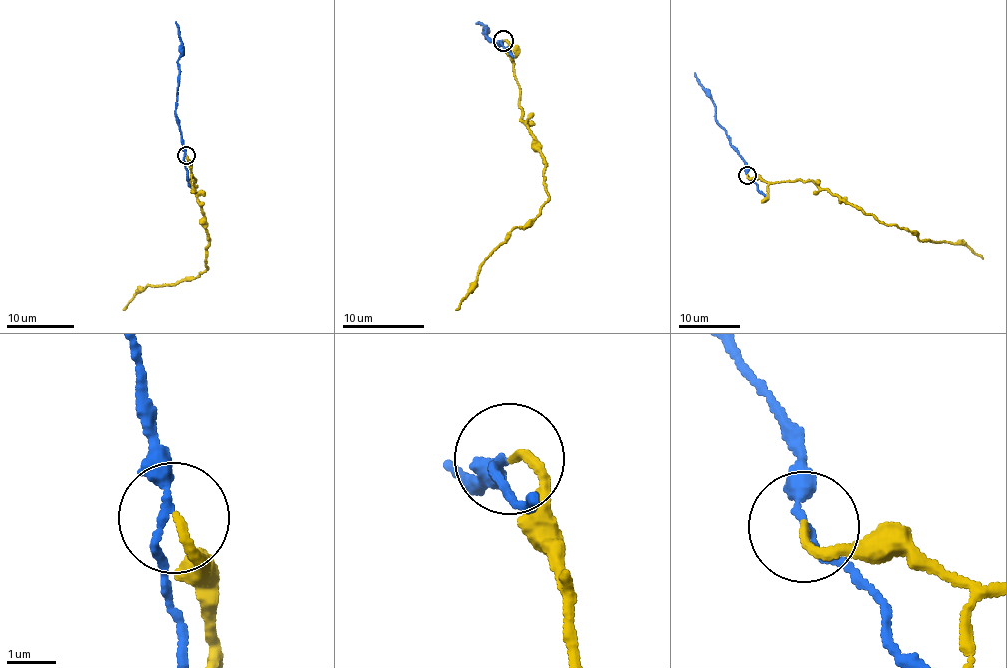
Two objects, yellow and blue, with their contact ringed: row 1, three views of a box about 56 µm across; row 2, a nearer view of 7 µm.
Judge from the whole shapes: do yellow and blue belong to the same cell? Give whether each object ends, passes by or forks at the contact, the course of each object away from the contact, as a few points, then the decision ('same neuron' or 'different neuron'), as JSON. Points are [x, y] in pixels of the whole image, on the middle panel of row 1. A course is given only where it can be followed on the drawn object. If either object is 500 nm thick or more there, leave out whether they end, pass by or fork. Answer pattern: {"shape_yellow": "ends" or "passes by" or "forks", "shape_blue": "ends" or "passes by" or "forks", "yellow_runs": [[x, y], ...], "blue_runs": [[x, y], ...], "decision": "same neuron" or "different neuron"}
{"shape_yellow": "ends", "shape_blue": "passes by", "yellow_runs": [[503, 41], [514, 64], [522, 118], [546, 165], [549, 200], [480, 266], [456, 310]], "blue_runs": [[503, 41], [499, 47], [485, 37], [487, 29], [486, 34], [484, 26], [476, 23]], "decision": "different neuron"}

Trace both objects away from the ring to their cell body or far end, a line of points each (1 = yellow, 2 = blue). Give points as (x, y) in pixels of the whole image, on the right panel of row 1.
1: (747, 176), (769, 182), (813, 181), (885, 224), (912, 232), (921, 240), (967, 245), (983, 258)
2: (747, 176), (747, 163), (716, 119), (716, 106), (694, 72)

